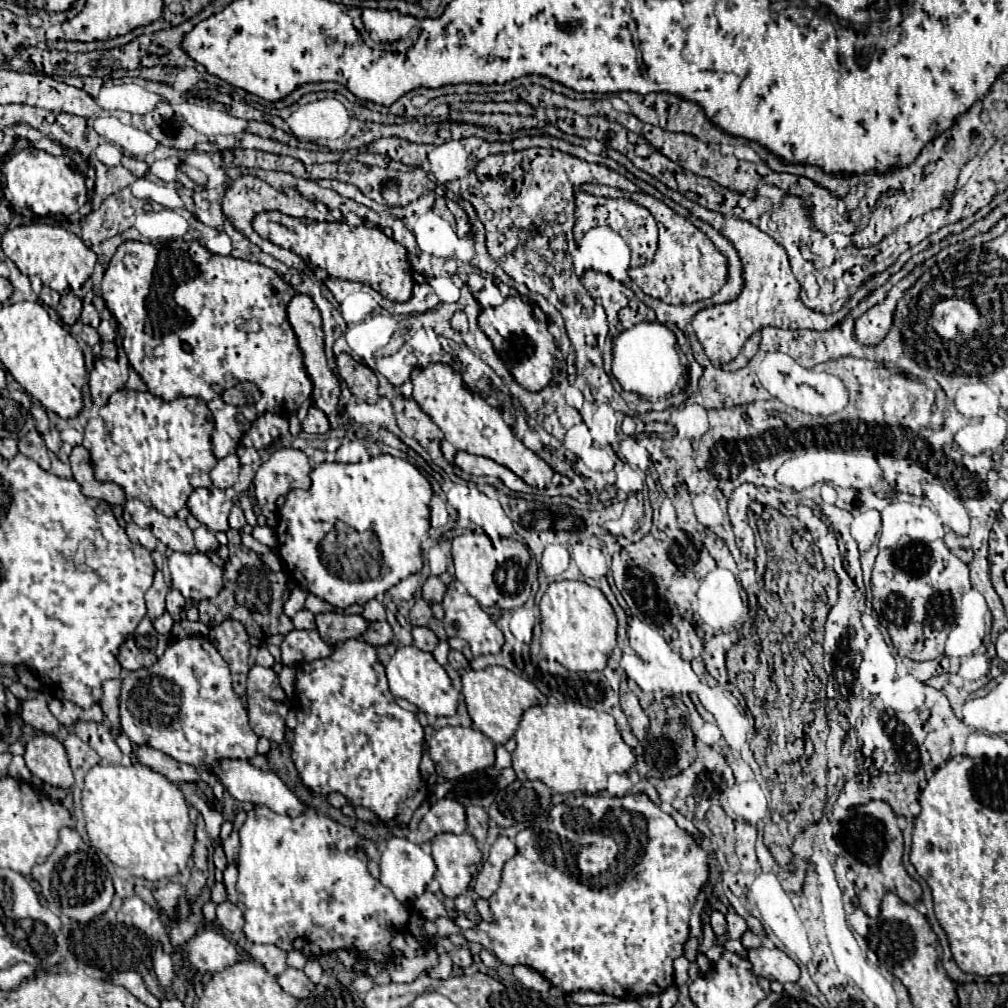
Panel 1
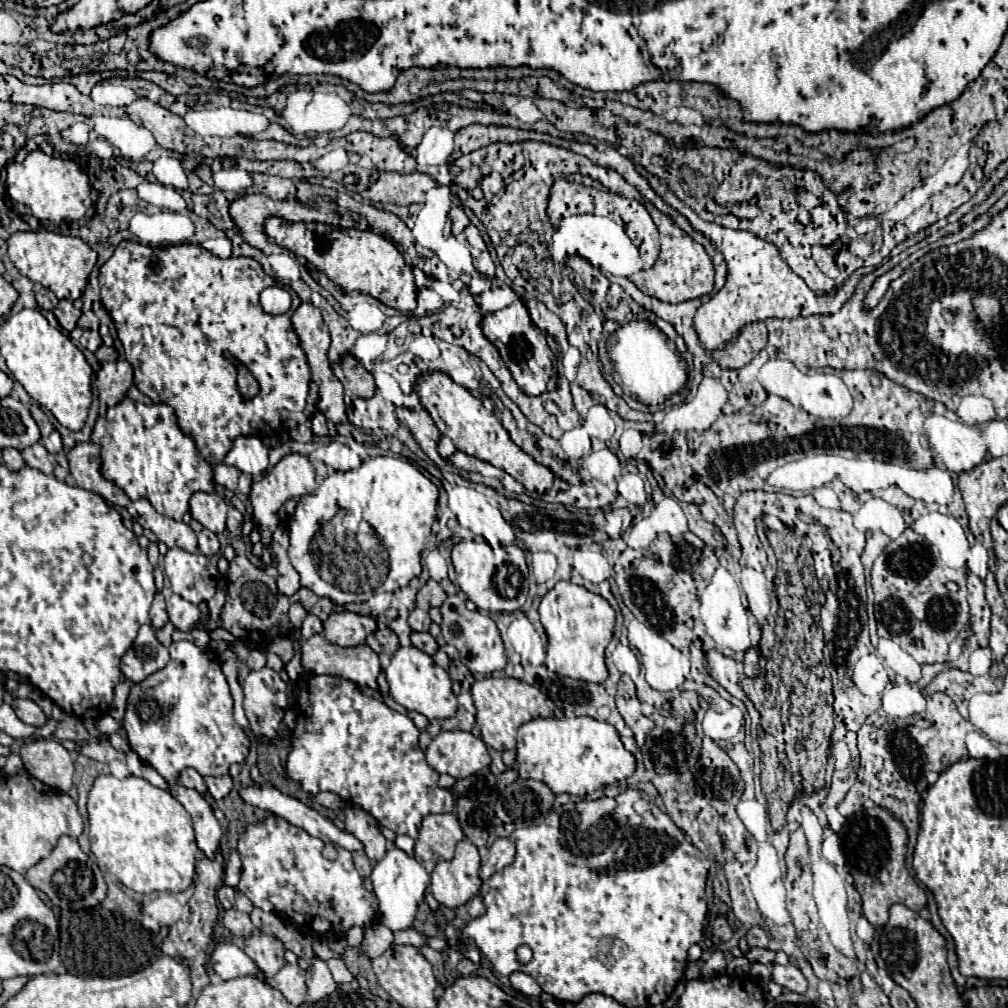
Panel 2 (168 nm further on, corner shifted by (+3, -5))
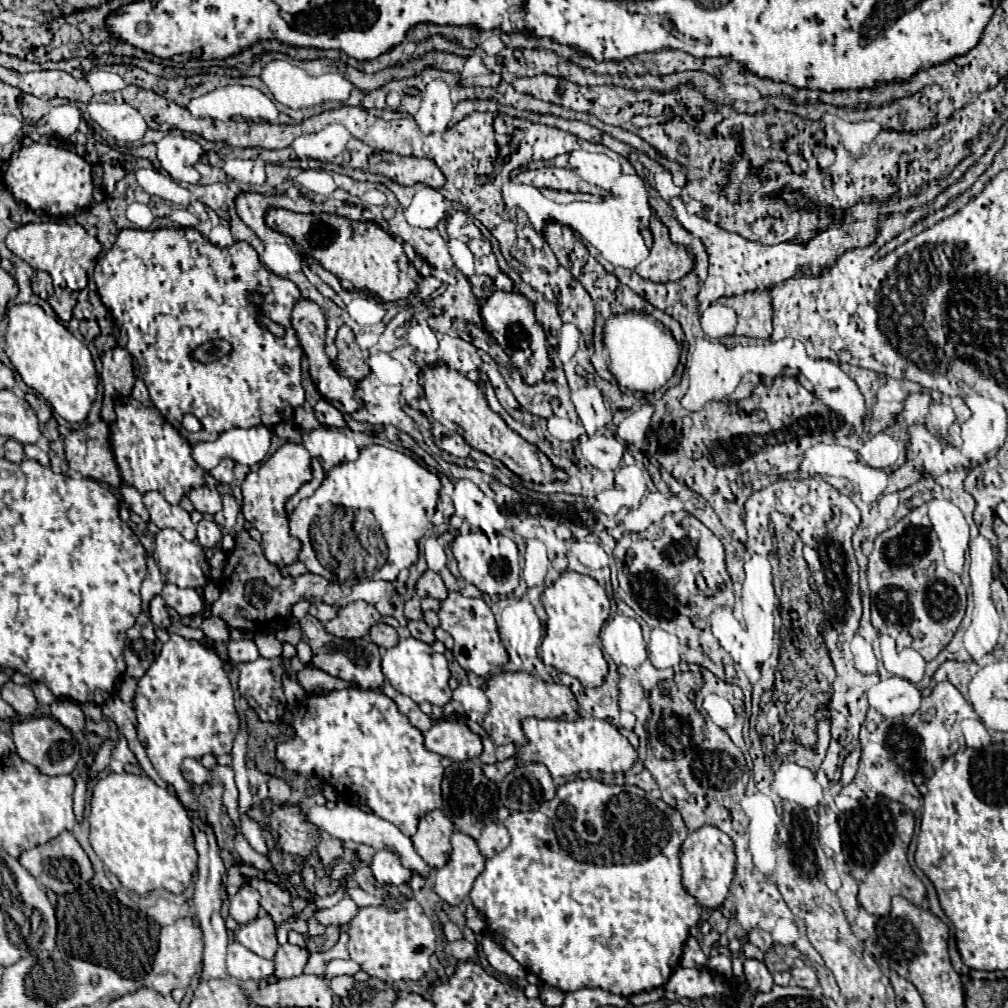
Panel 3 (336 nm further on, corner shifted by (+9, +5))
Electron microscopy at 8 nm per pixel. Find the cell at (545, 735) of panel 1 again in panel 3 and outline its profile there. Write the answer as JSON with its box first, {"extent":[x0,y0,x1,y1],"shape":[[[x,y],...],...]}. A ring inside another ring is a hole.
{"extent":[516,717,638,777],"shape":[[[578,717],[576,721],[566,719],[524,719],[522,731],[526,735],[526,745],[516,749],[518,763],[542,763],[548,767],[552,777],[574,777],[584,771],[604,771],[620,773],[634,765],[638,753],[628,743],[620,731],[604,719]]]}

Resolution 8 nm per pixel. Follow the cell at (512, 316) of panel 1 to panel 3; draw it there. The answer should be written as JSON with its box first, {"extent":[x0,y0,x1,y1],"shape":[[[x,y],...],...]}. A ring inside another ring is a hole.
{"extent":[482,291,550,385],"shape":[[[496,291],[482,303],[482,321],[486,331],[496,339],[496,343],[504,349],[504,353],[510,357],[512,365],[520,371],[522,379],[528,385],[534,385],[542,381],[544,373],[550,367],[550,357],[546,349],[546,335],[542,325],[534,317],[534,305],[528,301],[522,293],[506,293],[506,291]]]}

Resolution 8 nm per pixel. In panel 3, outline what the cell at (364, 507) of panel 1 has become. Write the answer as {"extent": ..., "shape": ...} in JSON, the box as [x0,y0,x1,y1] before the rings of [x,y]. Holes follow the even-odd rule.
{"extent":[290,445,440,587],"shape":[[[382,445],[364,447],[356,461],[332,467],[316,493],[302,499],[290,515],[290,533],[302,543],[298,559],[306,565],[308,573],[348,587],[374,575],[384,581],[394,581],[402,569],[418,561],[418,541],[432,529],[438,491],[440,479],[412,457]]]}

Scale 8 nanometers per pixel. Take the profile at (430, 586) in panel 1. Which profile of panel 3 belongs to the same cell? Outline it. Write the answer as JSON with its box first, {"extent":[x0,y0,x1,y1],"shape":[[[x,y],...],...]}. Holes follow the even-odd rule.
{"extent":[416,569,448,601],"shape":[[[430,569],[418,579],[416,593],[420,597],[434,597],[434,599],[440,599],[440,601],[446,599],[446,595],[448,595],[448,591],[446,591],[440,575],[438,573],[432,573]]]}

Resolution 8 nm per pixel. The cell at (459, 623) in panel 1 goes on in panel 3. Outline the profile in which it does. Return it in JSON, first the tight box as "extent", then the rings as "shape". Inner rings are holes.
{"extent":[438,591,508,677],"shape":[[[458,591],[448,593],[448,597],[440,603],[438,617],[440,617],[440,627],[454,637],[452,655],[462,665],[462,669],[472,671],[478,677],[486,677],[498,671],[504,663],[508,663],[508,653],[498,637],[494,613],[482,599],[466,599]]]}

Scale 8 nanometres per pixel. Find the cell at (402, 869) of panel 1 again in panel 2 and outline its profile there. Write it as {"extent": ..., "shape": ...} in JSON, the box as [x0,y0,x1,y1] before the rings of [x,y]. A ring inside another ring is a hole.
{"extent":[372,849,430,931],"shape":[[[390,849],[382,861],[376,863],[372,875],[372,885],[374,885],[374,893],[378,899],[378,911],[380,911],[380,921],[390,927],[392,931],[400,931],[400,929],[408,929],[414,923],[416,917],[416,909],[424,899],[424,891],[430,885],[430,875],[424,871],[424,867],[420,865],[420,861],[416,857],[406,855],[404,851],[398,849]]]}

